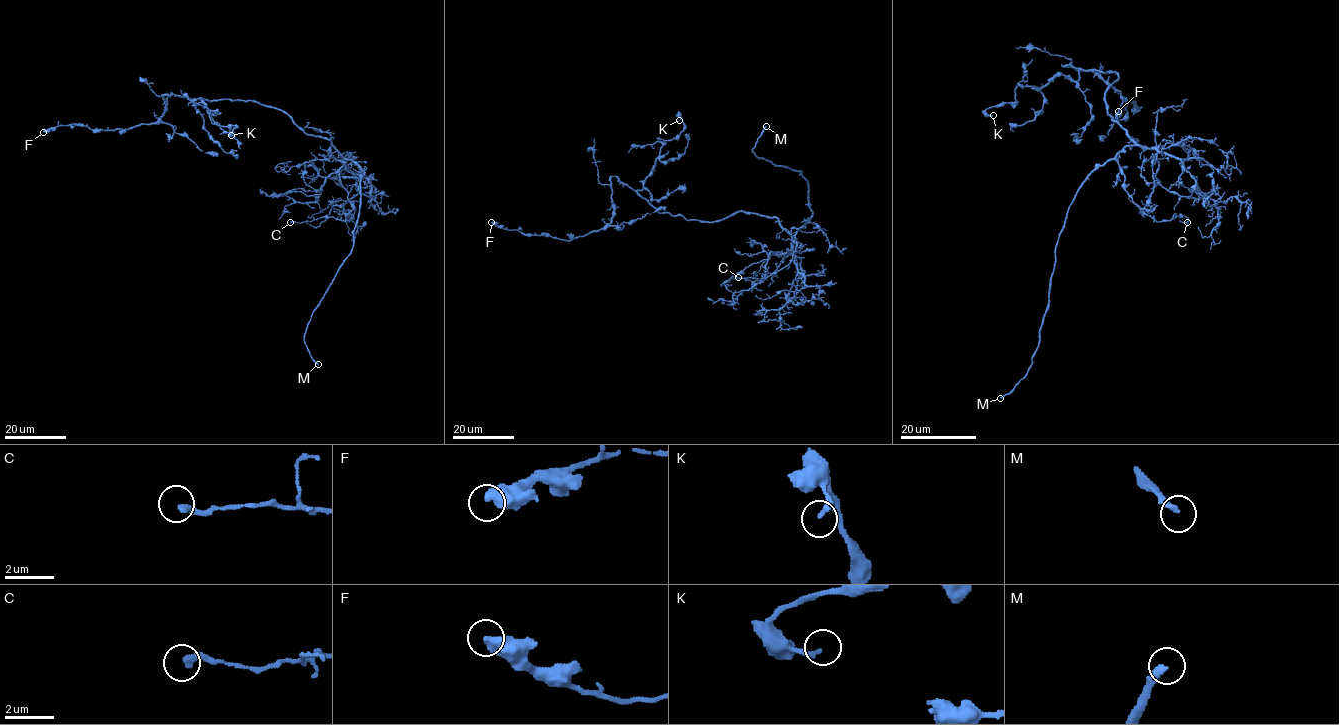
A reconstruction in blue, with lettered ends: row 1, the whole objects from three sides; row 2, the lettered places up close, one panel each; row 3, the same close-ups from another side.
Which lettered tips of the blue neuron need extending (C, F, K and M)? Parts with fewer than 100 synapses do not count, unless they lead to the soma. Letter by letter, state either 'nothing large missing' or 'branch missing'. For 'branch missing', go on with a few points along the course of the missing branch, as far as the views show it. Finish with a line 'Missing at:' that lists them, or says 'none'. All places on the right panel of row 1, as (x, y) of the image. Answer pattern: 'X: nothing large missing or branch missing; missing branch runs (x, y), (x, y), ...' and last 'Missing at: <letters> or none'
C: nothing large missing
F: nothing large missing
K: nothing large missing
M: branch missing; missing branch runs (1000, 398), (989, 397), (982, 390), (965, 346), (970, 284), (962, 257), (957, 255)
Missing at: M

